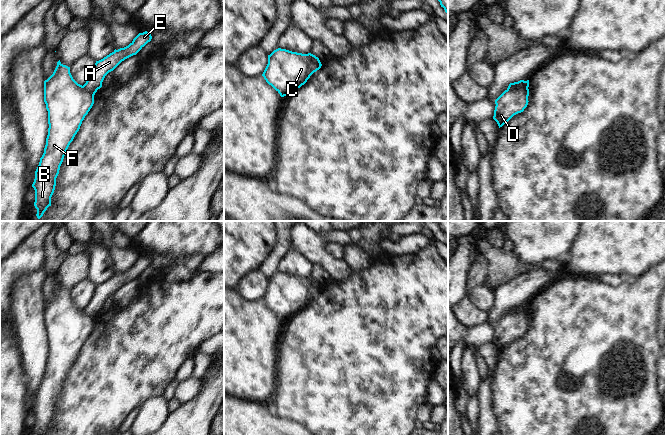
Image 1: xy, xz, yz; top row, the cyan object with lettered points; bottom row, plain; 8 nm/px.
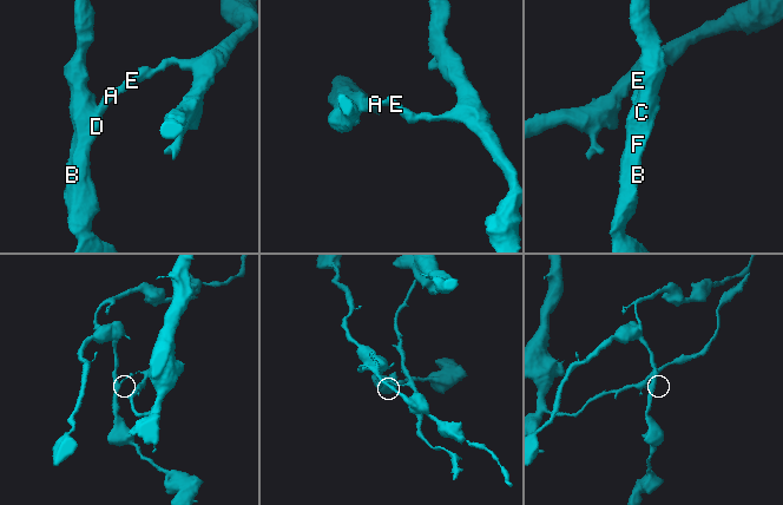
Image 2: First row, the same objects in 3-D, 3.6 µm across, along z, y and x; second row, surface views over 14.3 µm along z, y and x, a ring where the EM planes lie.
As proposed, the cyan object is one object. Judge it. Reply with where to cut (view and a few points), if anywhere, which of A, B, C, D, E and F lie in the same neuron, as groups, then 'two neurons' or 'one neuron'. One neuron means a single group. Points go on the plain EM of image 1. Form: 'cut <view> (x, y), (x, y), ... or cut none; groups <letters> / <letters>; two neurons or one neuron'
cut yz (525, 305), (522, 311), (507, 314); groups A E / B C D F; two neurons

